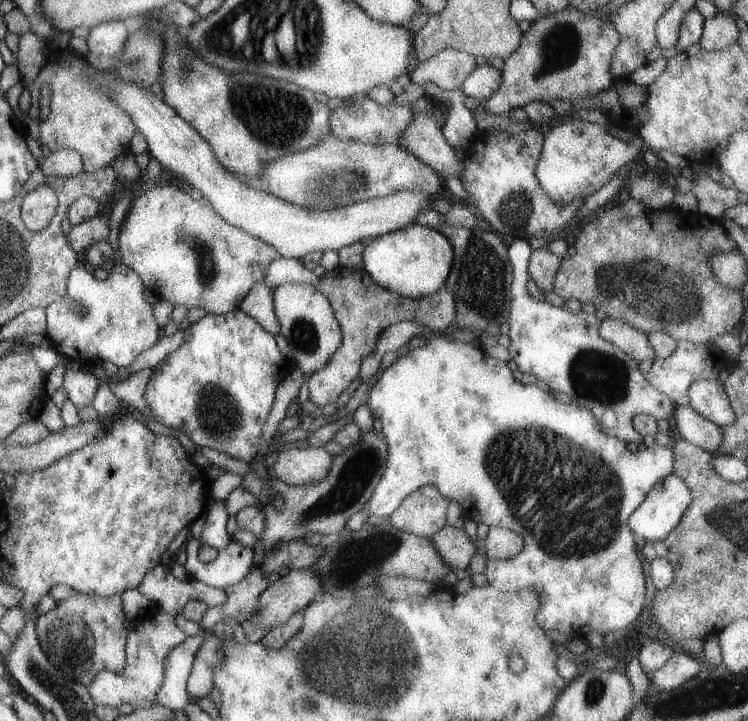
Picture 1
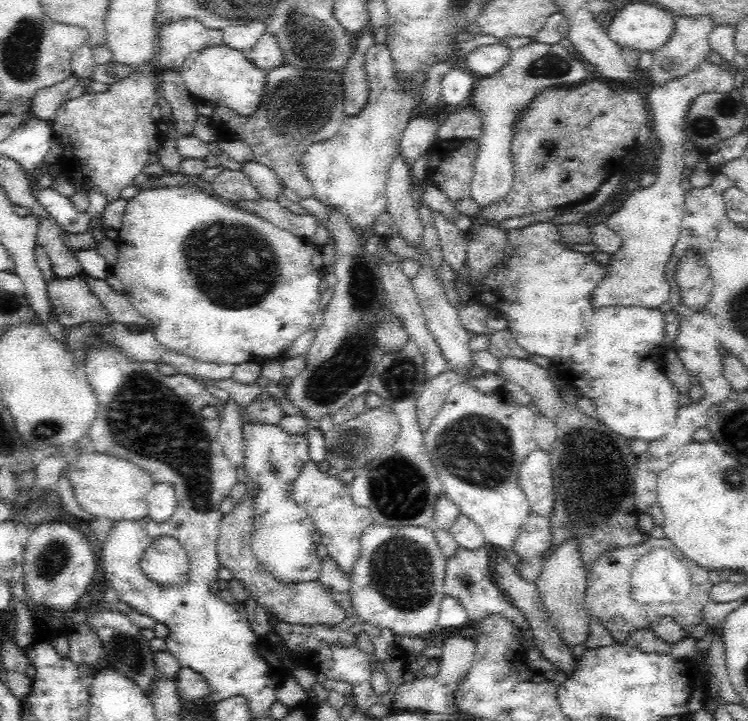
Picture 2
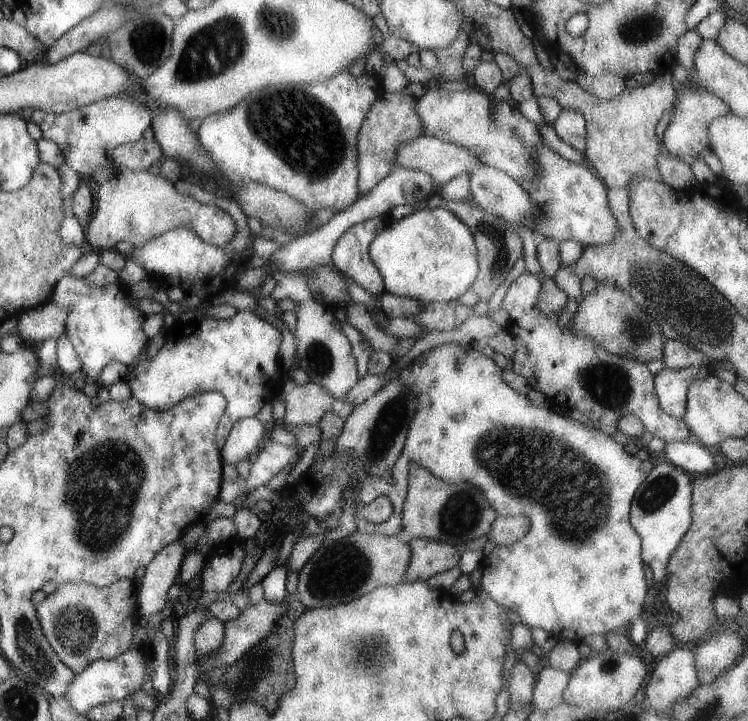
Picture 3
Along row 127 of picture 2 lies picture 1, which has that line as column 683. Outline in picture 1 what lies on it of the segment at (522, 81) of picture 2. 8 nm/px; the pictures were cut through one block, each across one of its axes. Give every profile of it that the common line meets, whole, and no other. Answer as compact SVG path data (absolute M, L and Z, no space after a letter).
M670 474L660 479L651 492L648 492L642 504L628 518L627 526L641 544L664 541L680 523L684 512L691 504L691 499L688 486L678 476Z

